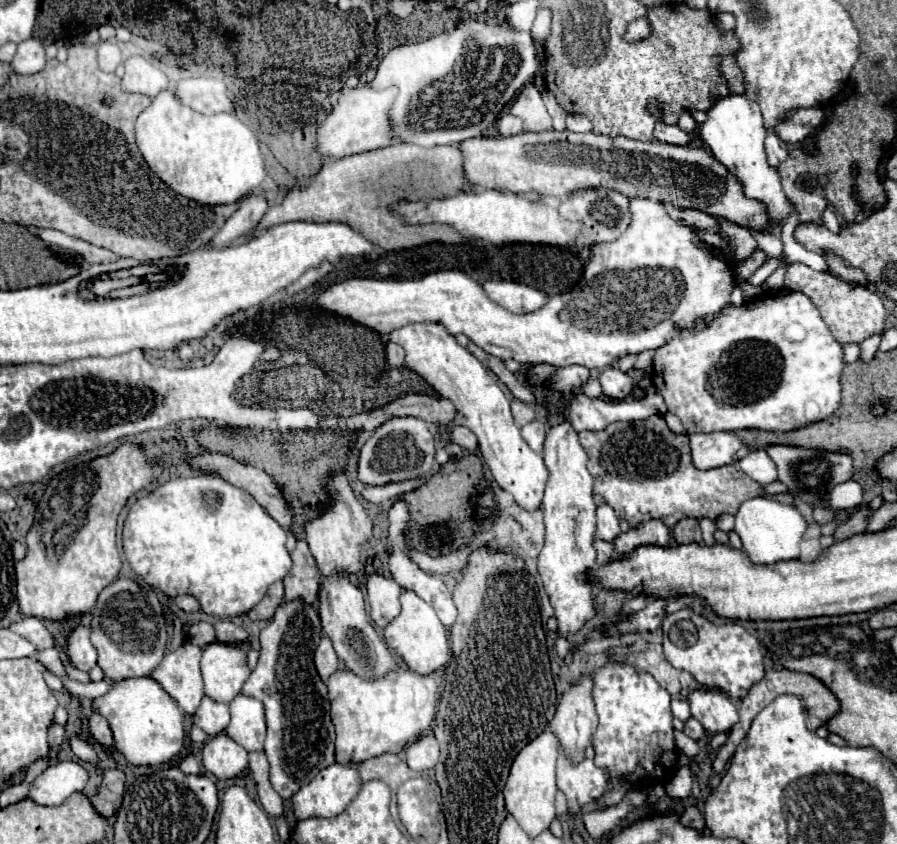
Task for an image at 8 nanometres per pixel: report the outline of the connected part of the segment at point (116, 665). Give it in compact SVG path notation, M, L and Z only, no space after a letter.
M118 578L100 592L92 610L90 640L98 650L98 666L110 680L120 682L126 678L148 676L148 672L164 658L166 638L162 604L150 588L142 588L130 578Z

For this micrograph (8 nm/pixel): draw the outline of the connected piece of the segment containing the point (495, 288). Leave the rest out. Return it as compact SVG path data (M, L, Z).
M488 280L482 284L482 288L490 300L494 300L496 304L500 304L502 308L514 314L536 312L548 302L548 296L542 290L536 290L518 282Z

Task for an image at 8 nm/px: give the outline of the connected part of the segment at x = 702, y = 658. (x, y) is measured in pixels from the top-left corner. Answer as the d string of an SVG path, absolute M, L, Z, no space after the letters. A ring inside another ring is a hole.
M684 608L684 610L664 618L662 630L664 630L664 656L668 658L668 662L674 668L688 670L704 686L720 688L732 700L744 698L748 694L748 690L764 678L764 662L762 662L762 654L760 654L760 648L758 648L758 640L738 624L728 622L728 624L722 624L722 626L714 626L704 616L696 614L692 608ZM684 618L688 618L696 624L698 642L694 646L688 646L688 648L678 648L670 642L668 632L670 632L670 626L674 622L684 620Z

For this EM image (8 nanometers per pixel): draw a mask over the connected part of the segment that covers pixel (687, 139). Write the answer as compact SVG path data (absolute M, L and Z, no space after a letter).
M662 122L656 124L656 138L660 142L666 142L666 144L674 144L674 146L686 146L690 144L694 138L696 138L696 130L680 130L678 126L666 126Z

